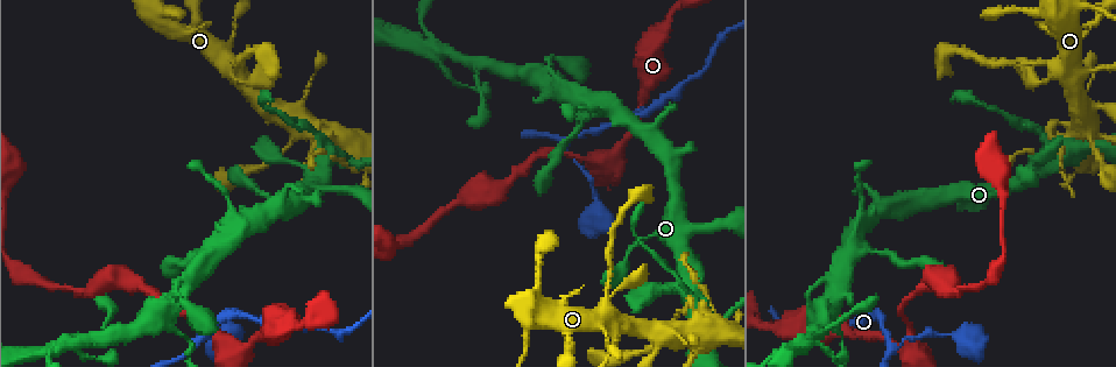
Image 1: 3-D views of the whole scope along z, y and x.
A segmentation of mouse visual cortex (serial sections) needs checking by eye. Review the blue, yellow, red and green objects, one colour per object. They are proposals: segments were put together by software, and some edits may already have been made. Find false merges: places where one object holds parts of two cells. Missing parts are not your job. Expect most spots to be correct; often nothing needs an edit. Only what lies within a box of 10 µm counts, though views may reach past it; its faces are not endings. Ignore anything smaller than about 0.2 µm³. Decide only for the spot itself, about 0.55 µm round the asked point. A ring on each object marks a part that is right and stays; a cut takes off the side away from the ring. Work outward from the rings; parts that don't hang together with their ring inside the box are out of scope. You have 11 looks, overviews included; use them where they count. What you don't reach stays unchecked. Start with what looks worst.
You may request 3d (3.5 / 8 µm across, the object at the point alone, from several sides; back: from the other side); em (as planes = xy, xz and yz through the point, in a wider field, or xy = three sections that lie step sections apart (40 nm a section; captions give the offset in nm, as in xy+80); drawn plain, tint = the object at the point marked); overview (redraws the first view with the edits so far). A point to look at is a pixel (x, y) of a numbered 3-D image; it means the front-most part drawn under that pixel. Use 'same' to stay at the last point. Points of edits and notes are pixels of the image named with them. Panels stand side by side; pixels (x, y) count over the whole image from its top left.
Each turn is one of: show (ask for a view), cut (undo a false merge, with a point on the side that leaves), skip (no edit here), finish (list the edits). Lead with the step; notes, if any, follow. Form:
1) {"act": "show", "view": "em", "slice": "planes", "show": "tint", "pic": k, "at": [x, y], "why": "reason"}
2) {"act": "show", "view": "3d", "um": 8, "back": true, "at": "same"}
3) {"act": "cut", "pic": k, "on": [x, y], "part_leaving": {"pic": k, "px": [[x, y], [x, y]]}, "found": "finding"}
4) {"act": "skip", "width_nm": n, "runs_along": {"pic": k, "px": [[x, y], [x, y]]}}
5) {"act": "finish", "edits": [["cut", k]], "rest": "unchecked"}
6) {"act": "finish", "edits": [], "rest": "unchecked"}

{"act": "show", "view": "3d", "um": 3.5, "pic": 1, "at": [892, 344], "why": "sharp bend"}

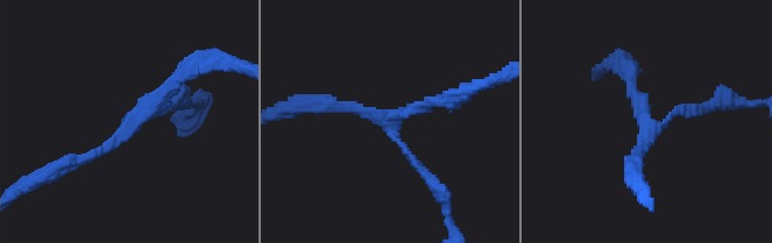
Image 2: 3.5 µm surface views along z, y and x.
{"act": "show", "view": "em", "slice": "planes", "show": "tint", "pic": 2, "at": [644, 122], "arms": 3, "arm_widths_nm": [150, 150, 150]}

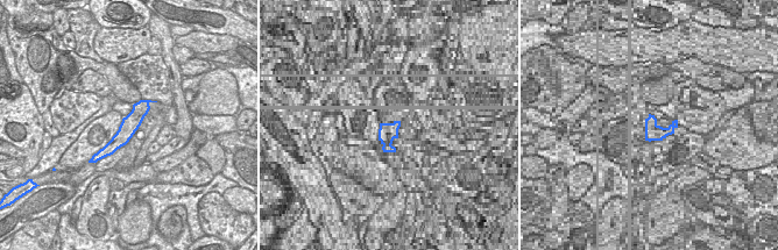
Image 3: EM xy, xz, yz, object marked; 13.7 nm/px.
{"act": "skip", "runs_along": {"pic": 3, "px": [[146, 102], [126, 131], [101, 152]]}, "found": "continuous, no second cell"}

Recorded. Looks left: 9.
{"act": "show", "view": "3d", "um": 3.5, "pic": 1, "at": [439, 53], "why": "arms run side by side"}

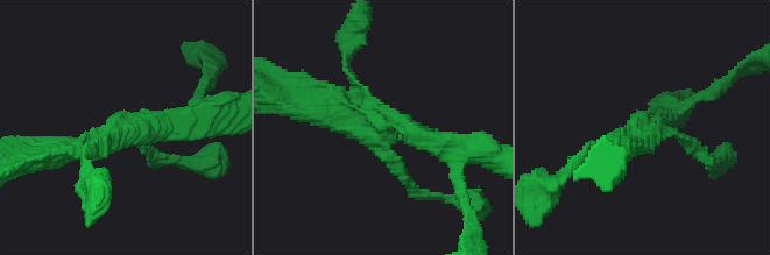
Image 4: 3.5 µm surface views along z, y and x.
{"act": "show", "view": "em", "slice": "xy", "step": 2, "show": "tint", "pic": 4, "at": [642, 133]}

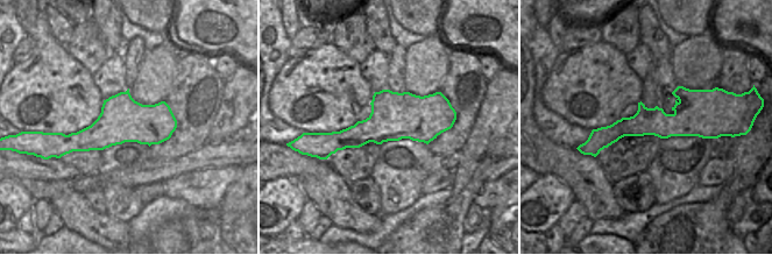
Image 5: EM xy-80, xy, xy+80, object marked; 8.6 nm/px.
{"act": "skip", "width_nm": 400, "runs_along": {"pic": 5, "px": [[450, 115], [394, 117], [330, 139]]}, "found": "all the same cell"}

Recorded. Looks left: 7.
{"act": "show", "view": "3d", "um": 3.5, "pic": 1, "at": [1060, 66], "why": "sharp bend"}

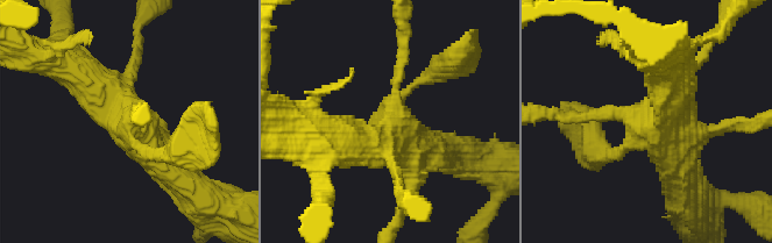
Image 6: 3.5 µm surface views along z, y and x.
{"act": "show", "view": "em", "slice": "xy", "step": 5, "show": "tint", "pic": 6, "at": [646, 115]}

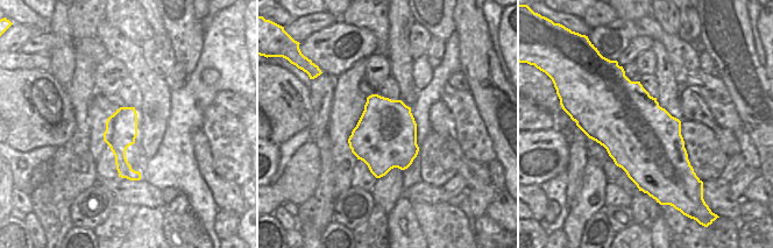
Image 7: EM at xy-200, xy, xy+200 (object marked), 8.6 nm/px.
{"act": "cut", "pic": 6, "on": [404, 31], "found": "two cells meet here"}

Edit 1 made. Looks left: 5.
{"act": "show", "view": "overview"}

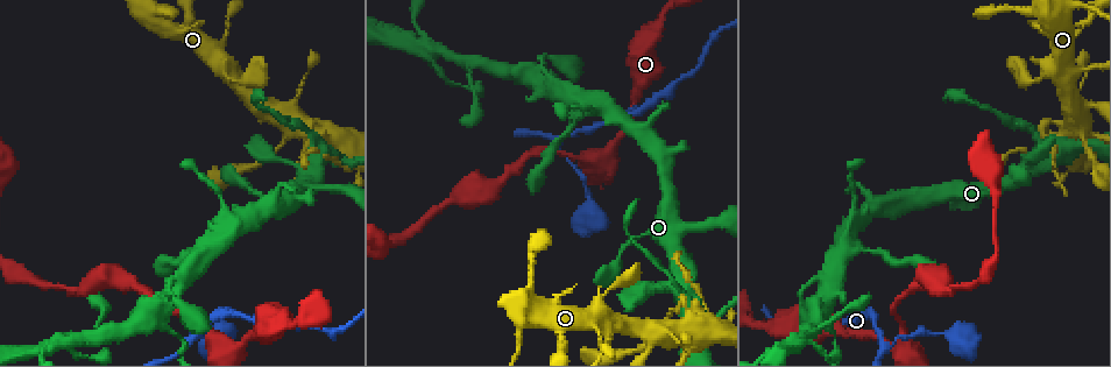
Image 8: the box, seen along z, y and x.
{"act": "show", "view": "em", "slice": "xy", "step": 2, "show": "tint", "pic": 8, "at": [589, 198], "why": "a narrow waist"}

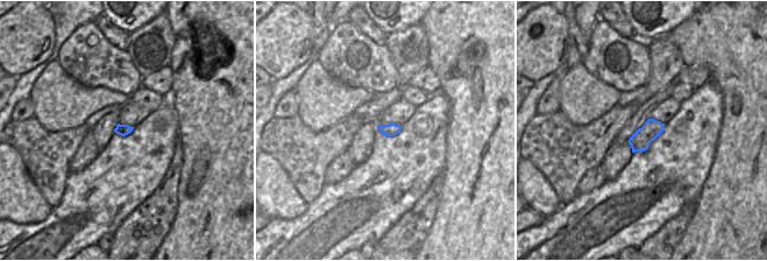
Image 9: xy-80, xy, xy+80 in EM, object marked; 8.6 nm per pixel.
{"act": "show", "view": "3d", "um": 3.5, "at": "same", "why": "wider look"}

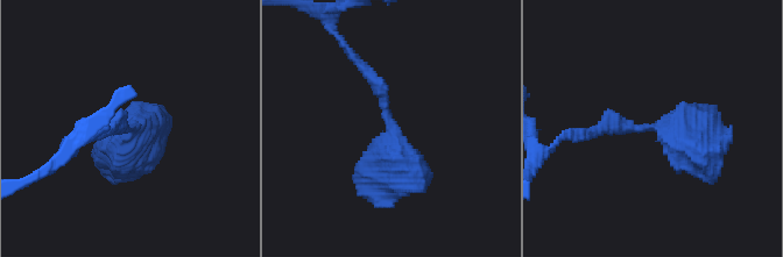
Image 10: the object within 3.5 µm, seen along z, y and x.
{"act": "skip", "width_nm": 110, "runs_along": {"pic": 10, "px": [[587, 136], [671, 129], [710, 168]]}, "found": "all the same cell"}

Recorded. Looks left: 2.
{"act": "finish", "edits": [["cut", 6]], "rest": "unchecked"}

